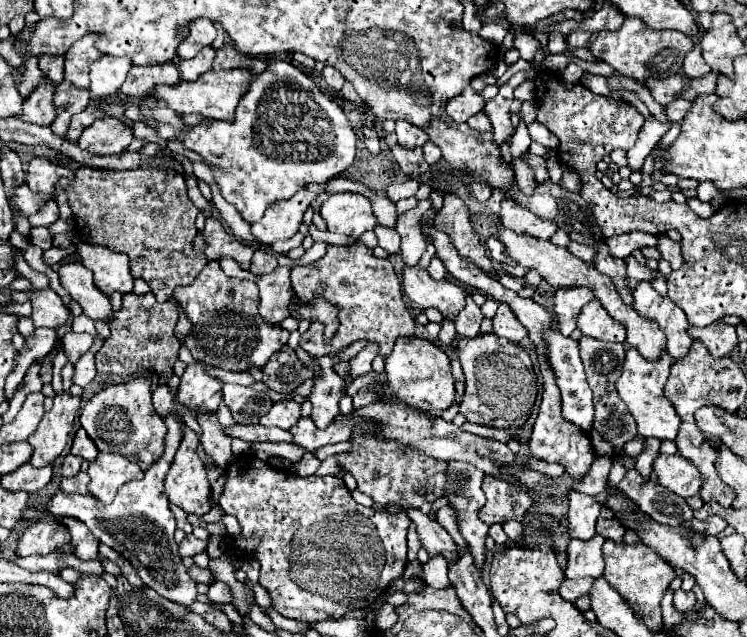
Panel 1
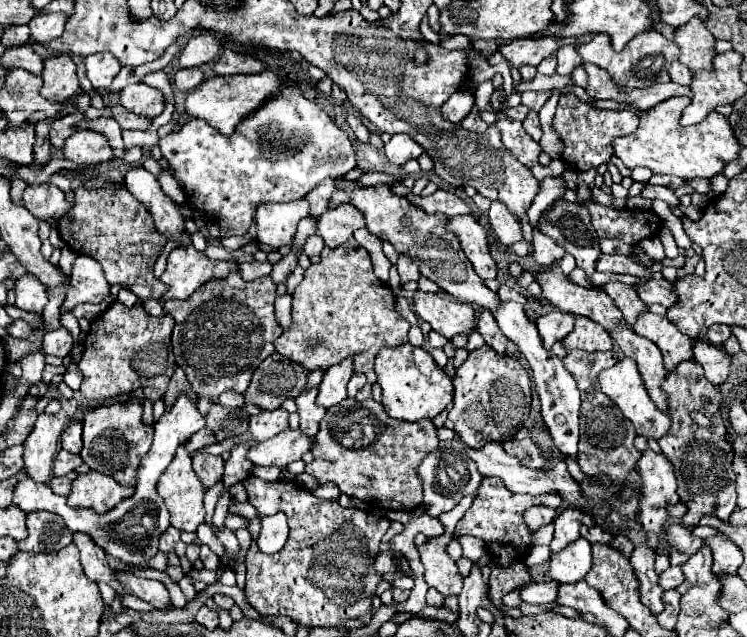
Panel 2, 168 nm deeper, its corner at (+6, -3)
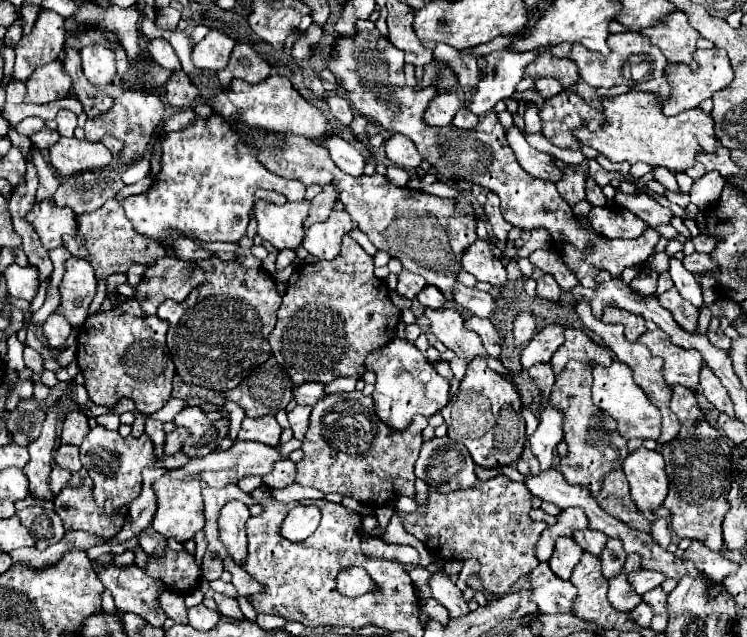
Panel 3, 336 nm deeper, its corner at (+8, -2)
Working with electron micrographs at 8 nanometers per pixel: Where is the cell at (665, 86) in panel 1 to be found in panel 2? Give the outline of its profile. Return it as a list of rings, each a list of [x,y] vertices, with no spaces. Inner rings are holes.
[[[582,62],[586,74],[588,74],[588,86],[586,92],[590,98],[594,100],[612,100],[618,96],[618,86],[610,80],[610,76],[606,72],[602,72],[602,68],[590,64],[590,62]]]

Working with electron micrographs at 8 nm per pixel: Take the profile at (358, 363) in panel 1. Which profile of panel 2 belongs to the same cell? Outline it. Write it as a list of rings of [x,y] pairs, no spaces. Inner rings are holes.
[[[344,360],[332,368],[326,370],[322,384],[318,386],[316,404],[322,404],[324,408],[336,406],[346,398],[346,384],[352,378],[352,360]]]

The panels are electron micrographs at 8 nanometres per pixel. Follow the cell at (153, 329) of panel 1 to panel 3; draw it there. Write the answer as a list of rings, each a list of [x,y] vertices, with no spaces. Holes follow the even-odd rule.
[[[126,299],[126,303],[122,303],[118,309],[90,315],[80,327],[78,353],[76,353],[76,361],[84,375],[84,387],[90,399],[96,405],[112,407],[118,399],[128,397],[136,403],[138,411],[146,415],[152,415],[158,409],[162,409],[164,403],[170,399],[172,377],[174,377],[172,357],[166,347],[166,331],[168,331],[168,323],[156,315],[146,315],[136,299]]]

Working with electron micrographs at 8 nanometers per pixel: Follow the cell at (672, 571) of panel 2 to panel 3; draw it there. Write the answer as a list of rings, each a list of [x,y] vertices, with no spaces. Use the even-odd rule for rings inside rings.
[[[648,569],[632,575],[632,581],[636,581],[636,591],[640,591],[640,595],[644,595],[646,591],[650,591],[654,587],[660,587],[664,579],[666,579],[666,575],[658,573],[658,571],[648,571]]]

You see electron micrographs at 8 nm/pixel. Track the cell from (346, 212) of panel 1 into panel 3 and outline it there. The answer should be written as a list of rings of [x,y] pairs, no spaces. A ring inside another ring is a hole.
[[[346,209],[332,211],[324,223],[314,223],[308,229],[302,247],[318,259],[334,259],[340,255],[340,241],[344,233],[356,227],[356,221],[352,221]]]

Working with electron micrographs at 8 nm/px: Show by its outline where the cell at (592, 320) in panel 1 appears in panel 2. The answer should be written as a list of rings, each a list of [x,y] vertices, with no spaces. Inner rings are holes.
[[[578,316],[574,322],[574,330],[562,340],[564,348],[570,350],[584,350],[584,352],[596,352],[596,350],[612,350],[612,338],[604,328],[598,328],[600,324],[592,322],[590,318]]]

